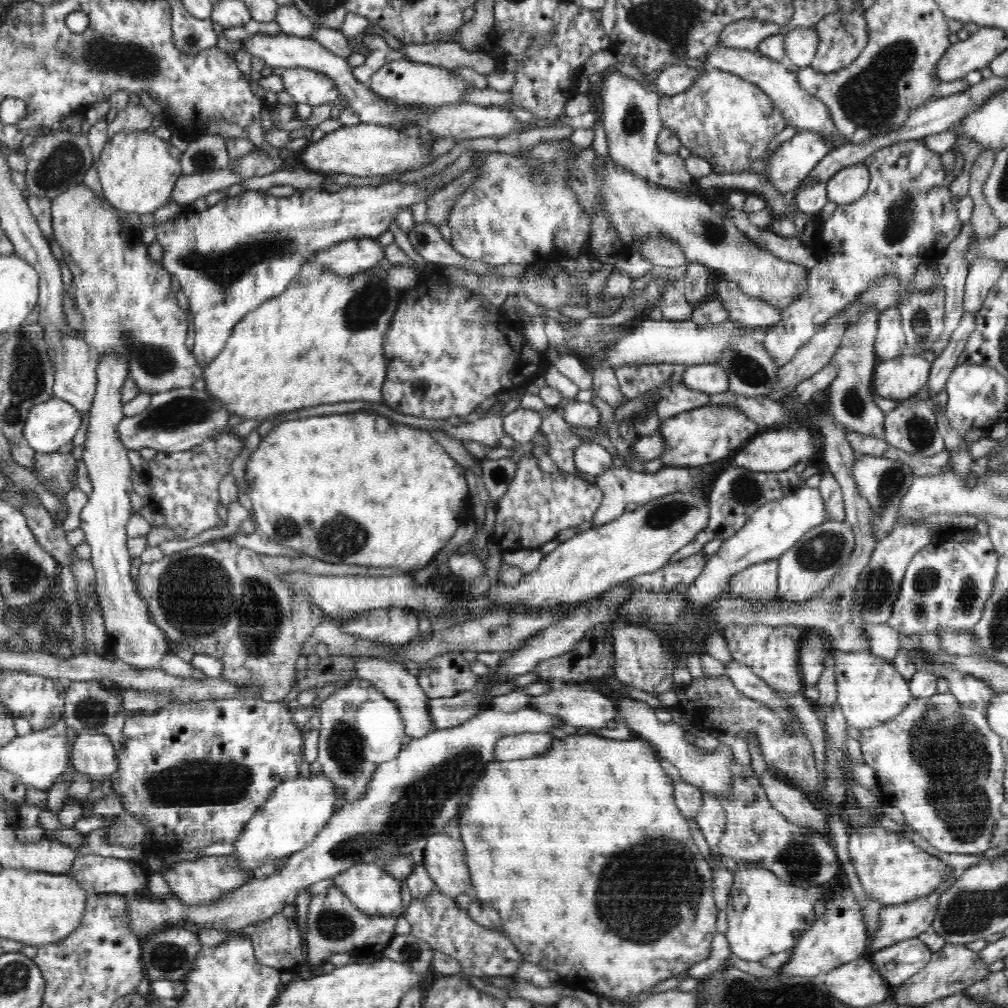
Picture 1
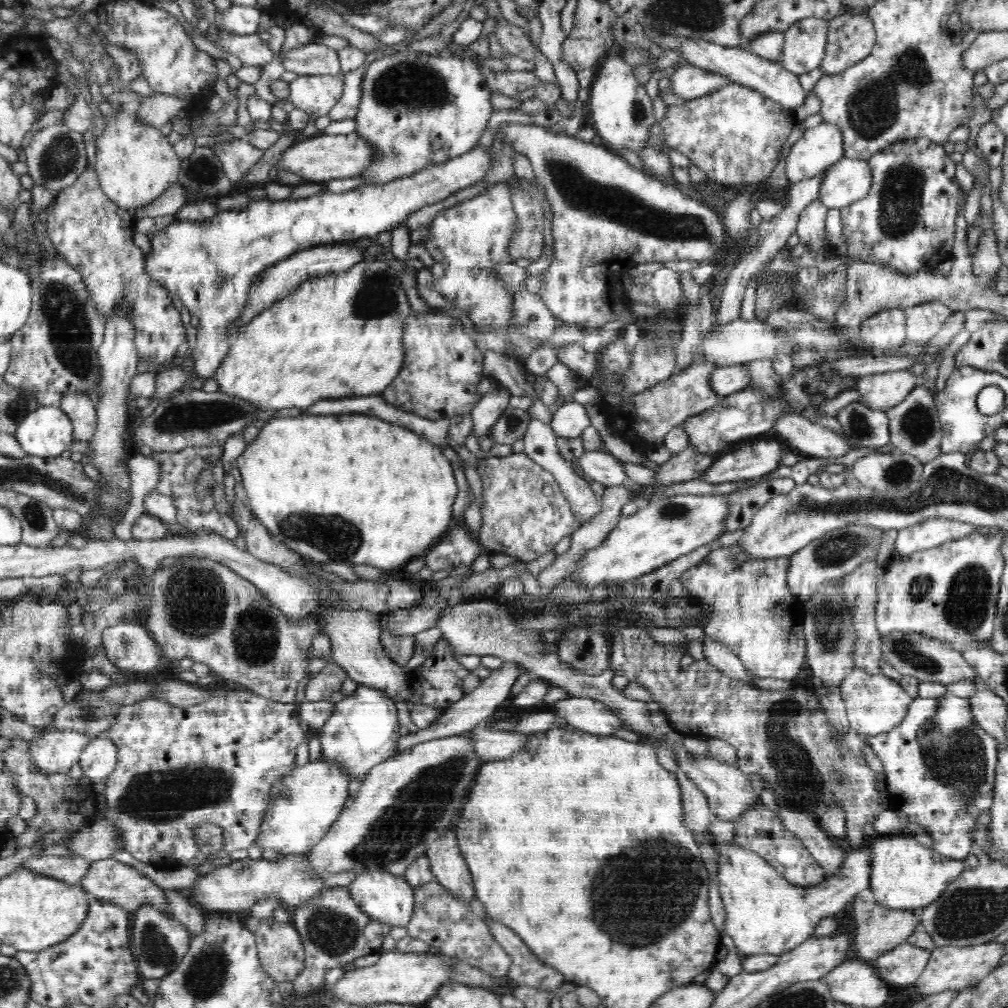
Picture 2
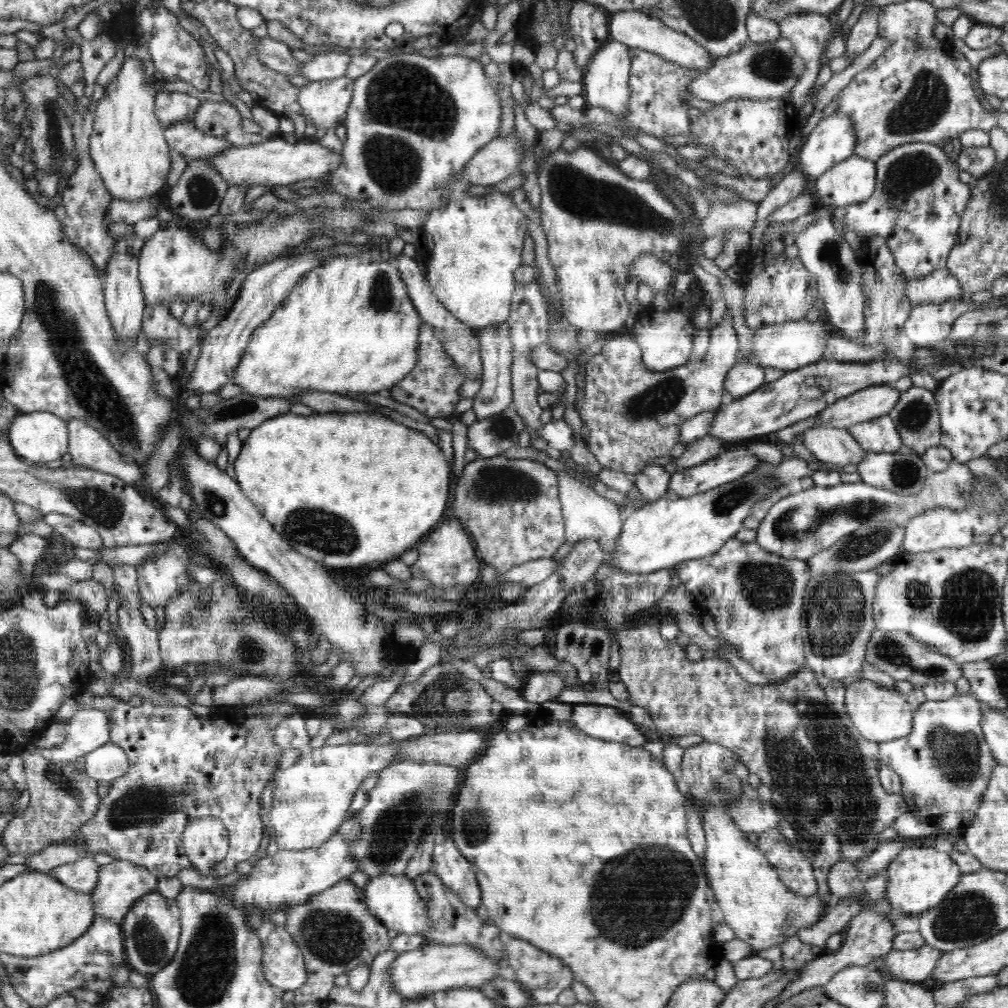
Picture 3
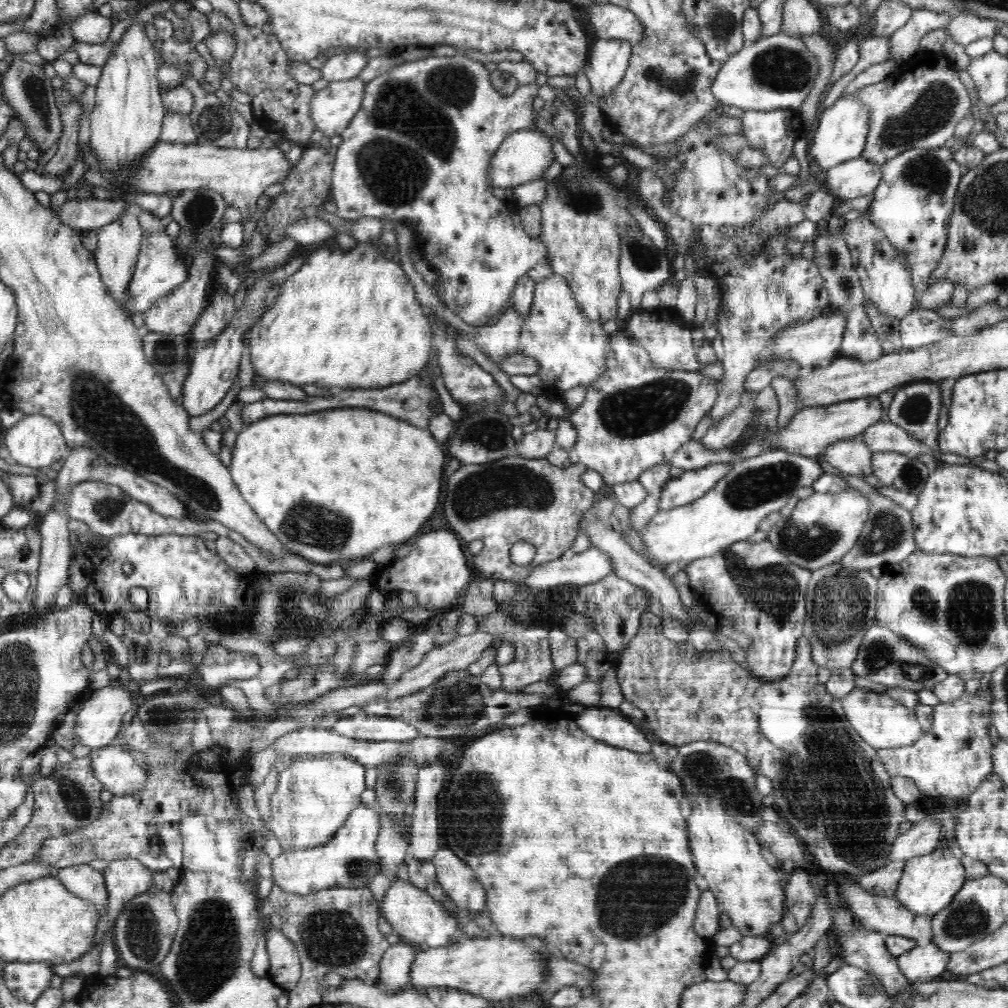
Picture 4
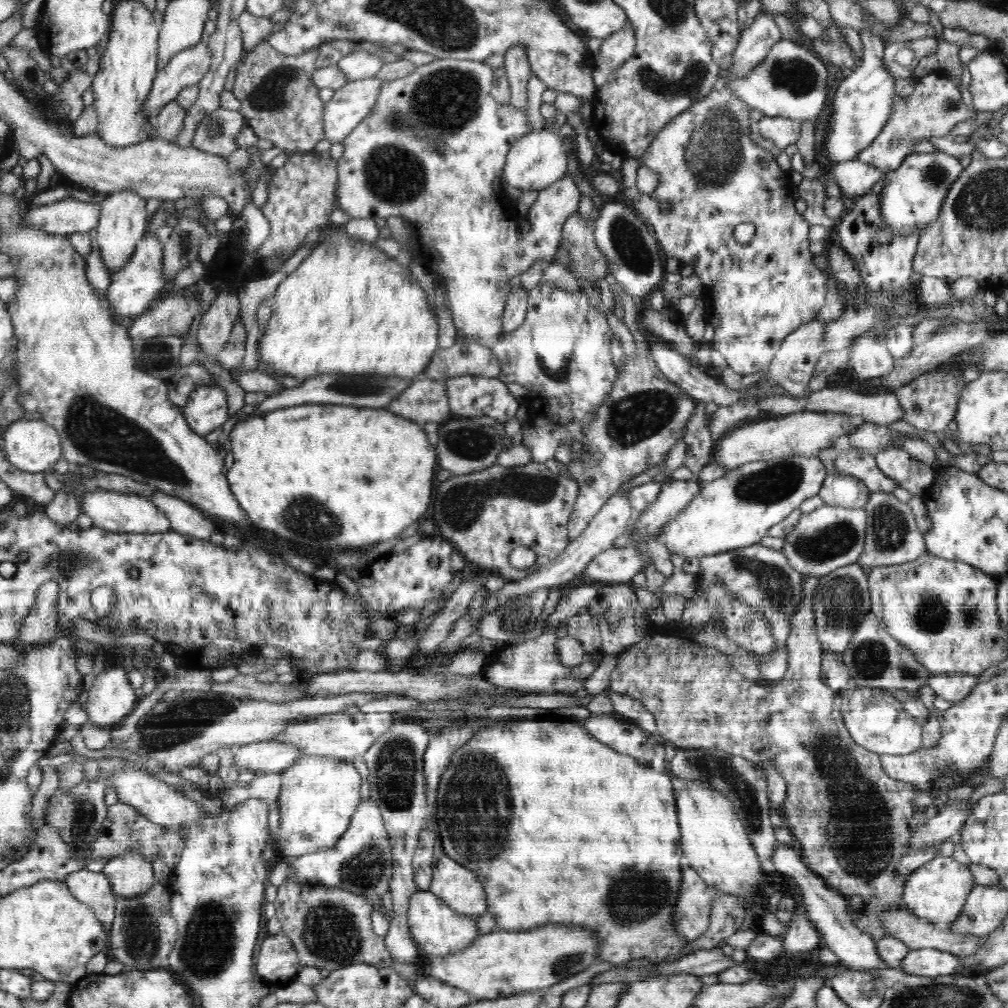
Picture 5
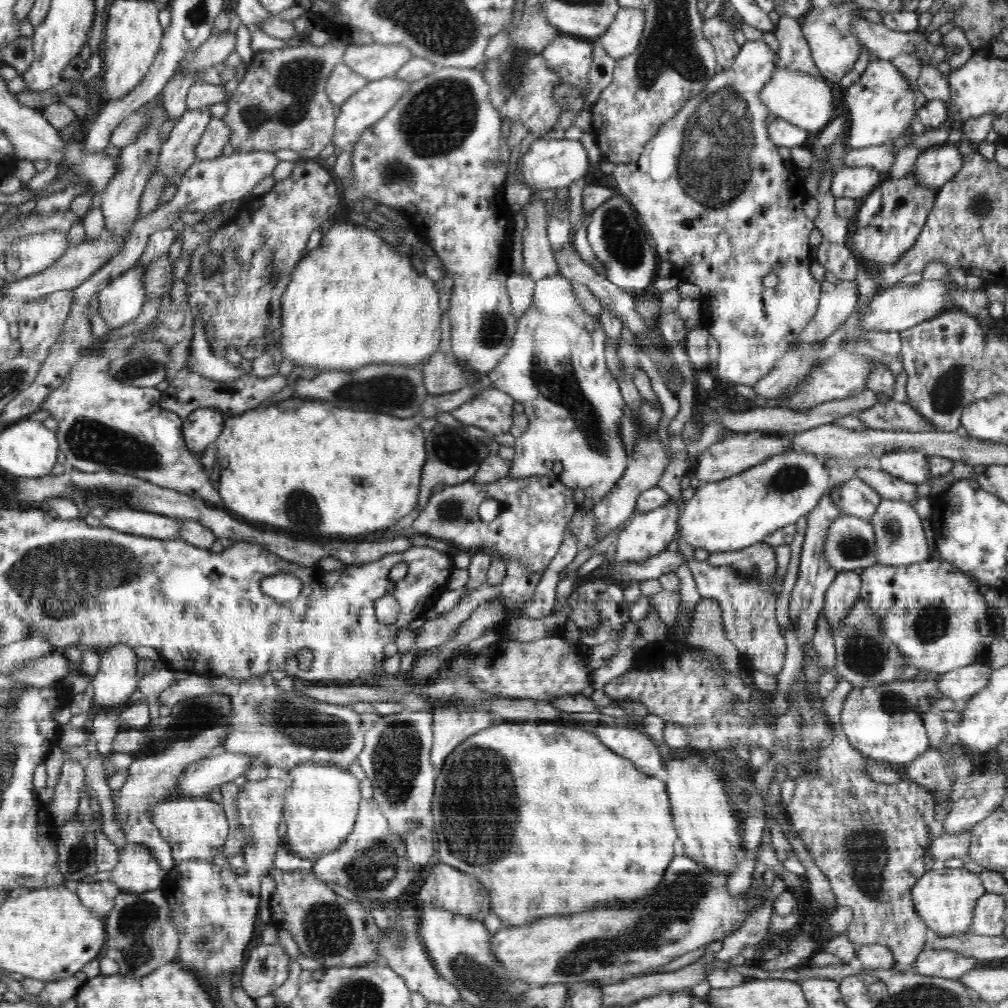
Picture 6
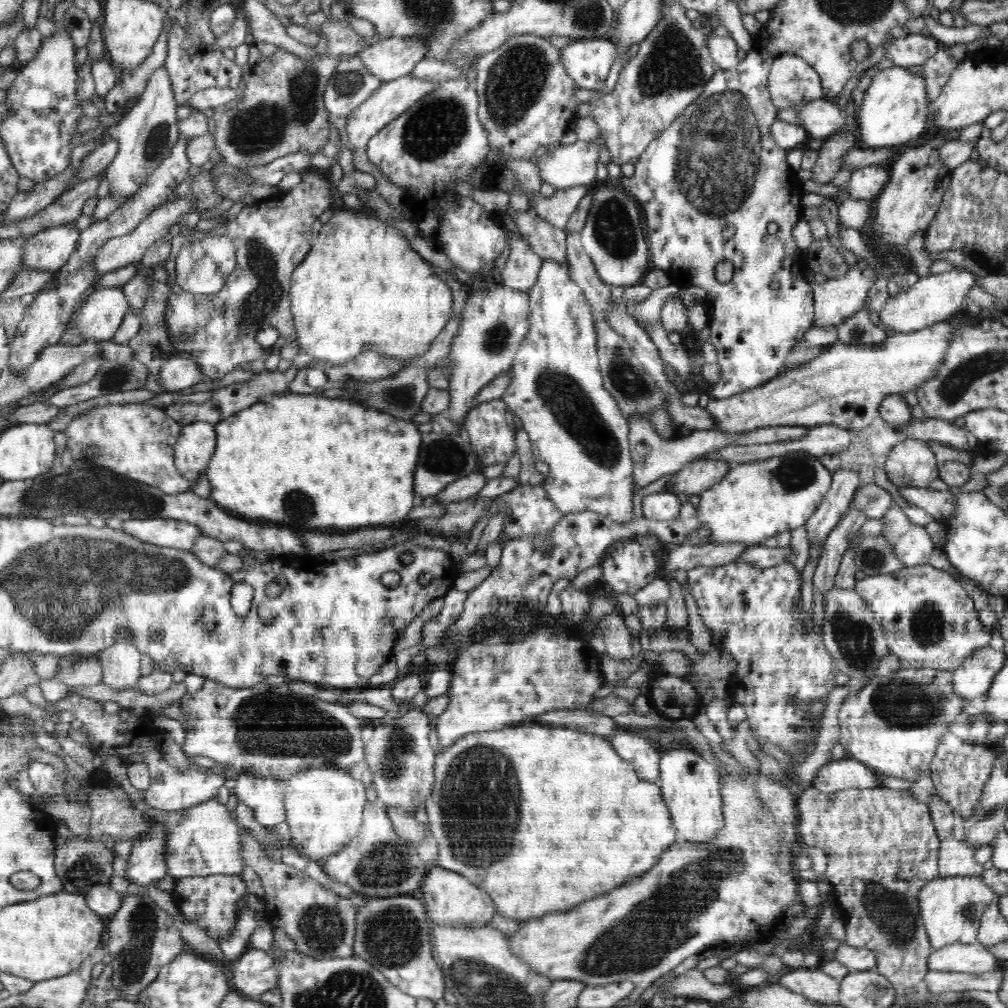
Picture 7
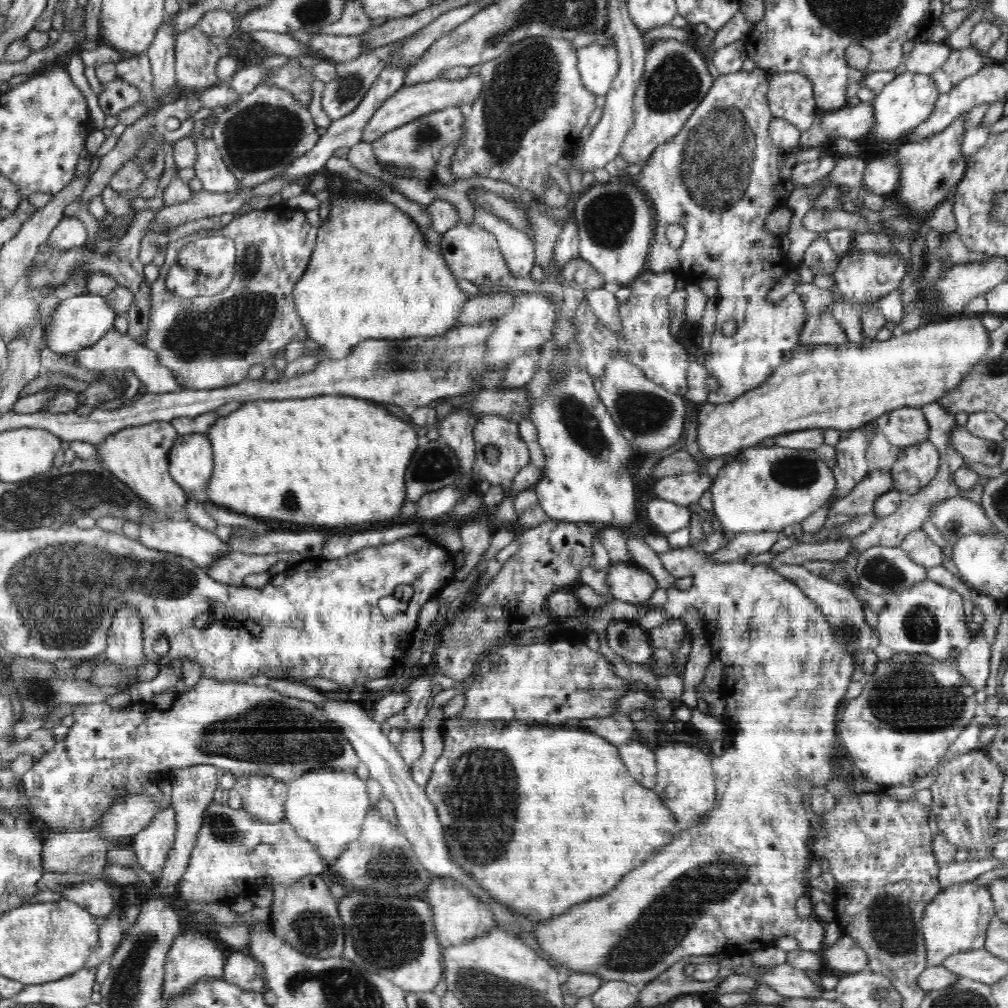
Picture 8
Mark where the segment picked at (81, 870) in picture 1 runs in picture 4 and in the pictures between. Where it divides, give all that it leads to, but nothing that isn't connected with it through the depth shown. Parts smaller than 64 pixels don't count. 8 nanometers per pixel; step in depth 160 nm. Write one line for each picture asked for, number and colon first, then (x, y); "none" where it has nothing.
2: (108, 880)
3: (120, 883)
4: (126, 878)

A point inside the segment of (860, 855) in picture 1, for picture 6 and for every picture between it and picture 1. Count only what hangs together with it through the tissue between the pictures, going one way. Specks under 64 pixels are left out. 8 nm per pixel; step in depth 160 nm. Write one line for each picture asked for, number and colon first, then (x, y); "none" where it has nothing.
2: (904, 875)
3: (920, 877)
4: (929, 883)
5: (936, 891)
6: (945, 897)

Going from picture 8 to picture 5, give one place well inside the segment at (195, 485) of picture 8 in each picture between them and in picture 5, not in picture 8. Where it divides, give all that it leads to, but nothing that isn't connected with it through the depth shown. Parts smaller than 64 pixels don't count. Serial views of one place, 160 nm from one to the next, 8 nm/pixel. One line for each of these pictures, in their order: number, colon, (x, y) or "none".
5: (206, 410)
6: (202, 427)
7: (196, 443)

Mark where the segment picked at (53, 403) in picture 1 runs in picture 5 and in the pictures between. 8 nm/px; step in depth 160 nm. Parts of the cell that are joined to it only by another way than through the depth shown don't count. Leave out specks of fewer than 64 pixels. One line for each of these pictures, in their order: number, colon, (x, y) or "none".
2: (46, 432)
3: (37, 437)
4: (37, 441)
5: (34, 446)

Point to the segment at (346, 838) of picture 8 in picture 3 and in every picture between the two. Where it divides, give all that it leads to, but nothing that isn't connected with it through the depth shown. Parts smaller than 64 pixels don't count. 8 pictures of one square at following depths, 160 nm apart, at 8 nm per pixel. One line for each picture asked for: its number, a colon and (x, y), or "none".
3: (311, 798)
4: (315, 794)
5: (319, 794)
6: (321, 803)
7: (324, 806)

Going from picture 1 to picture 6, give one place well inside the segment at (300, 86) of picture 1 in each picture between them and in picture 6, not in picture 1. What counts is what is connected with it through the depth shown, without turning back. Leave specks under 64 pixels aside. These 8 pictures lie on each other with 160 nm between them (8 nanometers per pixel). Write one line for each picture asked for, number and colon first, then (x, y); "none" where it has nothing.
2: (316, 96)
3: (324, 103)
4: (333, 108)
5: (353, 103)
6: (368, 106)

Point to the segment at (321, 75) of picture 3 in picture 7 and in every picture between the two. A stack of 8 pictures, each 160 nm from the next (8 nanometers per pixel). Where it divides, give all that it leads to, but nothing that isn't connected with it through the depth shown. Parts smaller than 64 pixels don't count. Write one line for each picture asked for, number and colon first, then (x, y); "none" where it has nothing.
4: (348, 65)
5: (357, 65)
6: (374, 61)
7: (394, 57)

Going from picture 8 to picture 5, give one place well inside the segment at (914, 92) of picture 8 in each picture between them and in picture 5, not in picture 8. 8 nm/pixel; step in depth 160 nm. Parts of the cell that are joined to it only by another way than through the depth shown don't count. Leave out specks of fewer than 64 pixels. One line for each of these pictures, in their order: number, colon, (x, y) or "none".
5: (863, 105)
6: (881, 104)
7: (895, 108)

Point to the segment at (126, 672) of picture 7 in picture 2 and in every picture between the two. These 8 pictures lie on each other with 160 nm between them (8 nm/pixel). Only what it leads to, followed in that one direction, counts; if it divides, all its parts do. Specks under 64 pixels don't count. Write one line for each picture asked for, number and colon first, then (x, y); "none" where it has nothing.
2: (56, 751)
3: (88, 729)
4: (97, 723)
5: (112, 697)
6: (116, 680)

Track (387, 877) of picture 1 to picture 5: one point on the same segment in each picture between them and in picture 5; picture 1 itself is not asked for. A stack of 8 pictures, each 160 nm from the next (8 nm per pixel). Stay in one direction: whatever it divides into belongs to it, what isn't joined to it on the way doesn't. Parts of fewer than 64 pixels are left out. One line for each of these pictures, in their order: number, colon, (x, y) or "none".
2: (387, 898)
3: (393, 899)
4: (419, 919)
5: (436, 928)

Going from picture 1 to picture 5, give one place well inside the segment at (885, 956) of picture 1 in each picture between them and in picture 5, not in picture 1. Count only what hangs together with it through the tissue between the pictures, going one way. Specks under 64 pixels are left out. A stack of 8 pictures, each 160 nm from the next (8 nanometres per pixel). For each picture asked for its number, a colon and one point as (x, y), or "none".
2: (901, 966)
3: (913, 965)
4: (919, 964)
5: (929, 962)

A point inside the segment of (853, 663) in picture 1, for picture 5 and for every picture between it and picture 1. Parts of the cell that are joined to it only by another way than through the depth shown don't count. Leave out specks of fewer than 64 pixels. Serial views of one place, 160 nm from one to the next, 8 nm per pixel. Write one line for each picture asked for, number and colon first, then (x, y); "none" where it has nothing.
2: (875, 704)
3: (879, 714)
4: (883, 723)
5: (875, 720)

